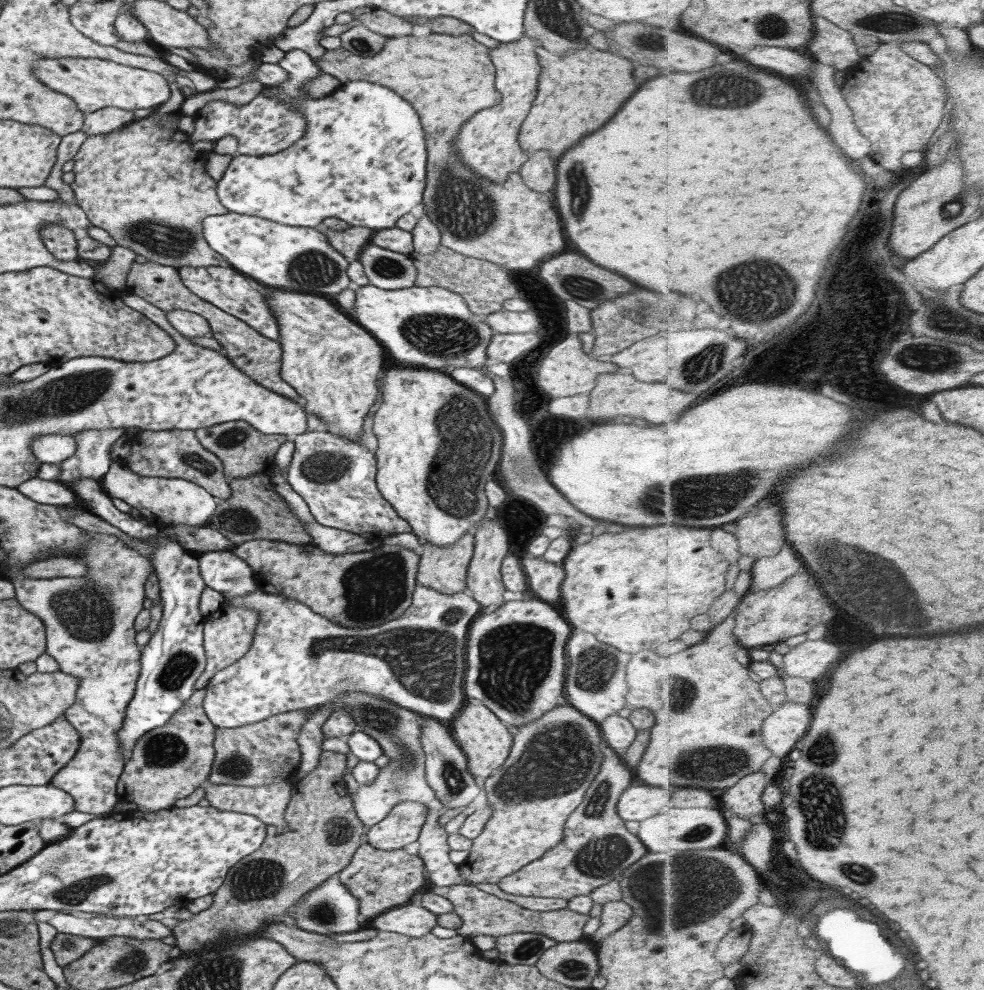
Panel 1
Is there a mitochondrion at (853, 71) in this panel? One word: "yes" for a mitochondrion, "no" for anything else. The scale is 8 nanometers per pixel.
no

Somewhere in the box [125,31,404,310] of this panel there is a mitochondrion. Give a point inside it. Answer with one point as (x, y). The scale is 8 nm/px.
(311, 269)

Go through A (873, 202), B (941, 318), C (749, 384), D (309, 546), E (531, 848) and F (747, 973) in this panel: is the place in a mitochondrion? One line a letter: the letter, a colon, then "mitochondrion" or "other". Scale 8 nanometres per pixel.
A: other
B: mitochondrion
C: other
D: other
E: other
F: other

